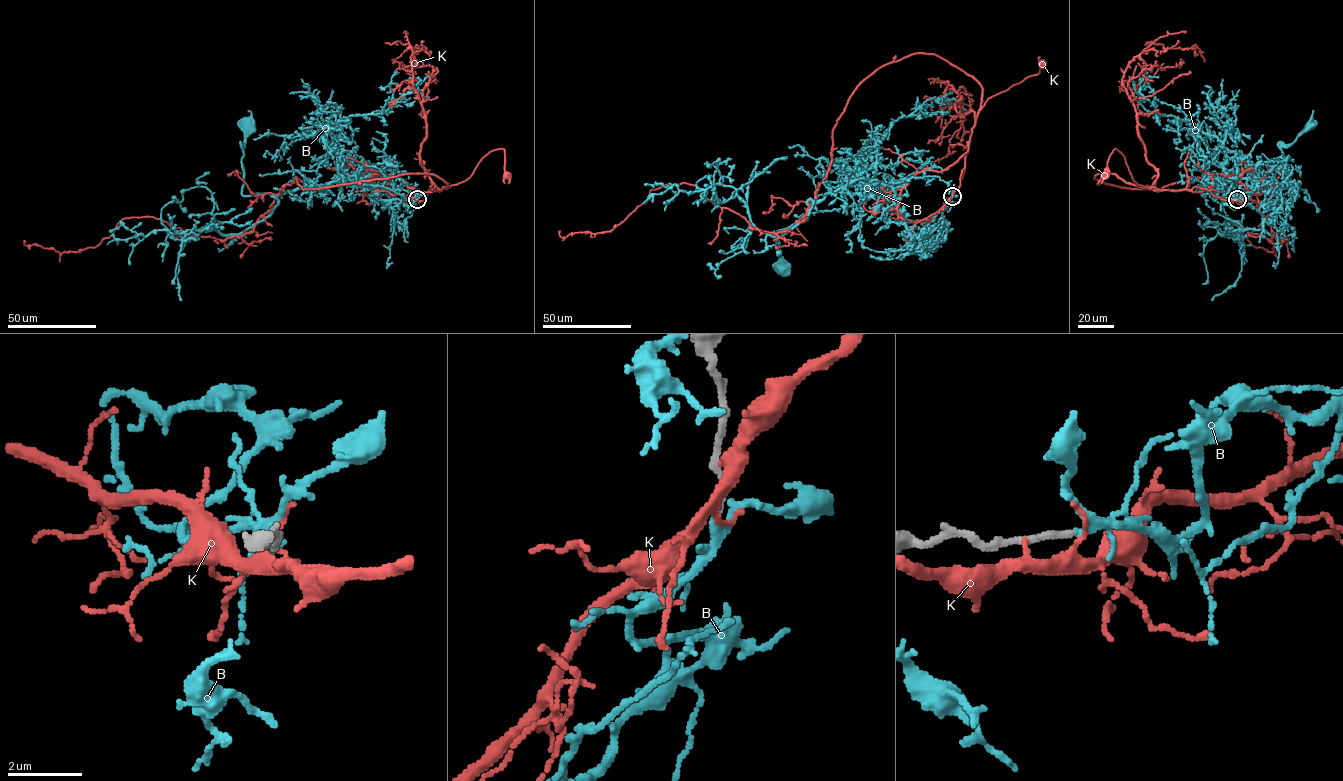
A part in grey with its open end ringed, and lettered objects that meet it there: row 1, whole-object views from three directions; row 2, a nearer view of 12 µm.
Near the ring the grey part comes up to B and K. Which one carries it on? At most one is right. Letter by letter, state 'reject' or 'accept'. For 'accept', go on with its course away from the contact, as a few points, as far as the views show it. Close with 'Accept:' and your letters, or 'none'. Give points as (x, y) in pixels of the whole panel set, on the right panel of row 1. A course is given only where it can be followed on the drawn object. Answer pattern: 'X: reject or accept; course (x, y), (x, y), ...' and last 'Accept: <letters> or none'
B: accept; course (1237, 199), (1279, 185), (1275, 193), (1244, 178), (1221, 180), (1271, 196), (1284, 179), (1281, 147), (1310, 123)
K: reject
Accept: B

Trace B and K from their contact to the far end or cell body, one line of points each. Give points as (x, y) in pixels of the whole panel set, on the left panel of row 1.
B: (417, 199), (390, 179), (376, 193), (360, 178), (277, 195), (244, 196), (241, 147), (247, 123)
K: (417, 199), (424, 200), (430, 187), (447, 189), (466, 180), (493, 150), (504, 150), (508, 176)

